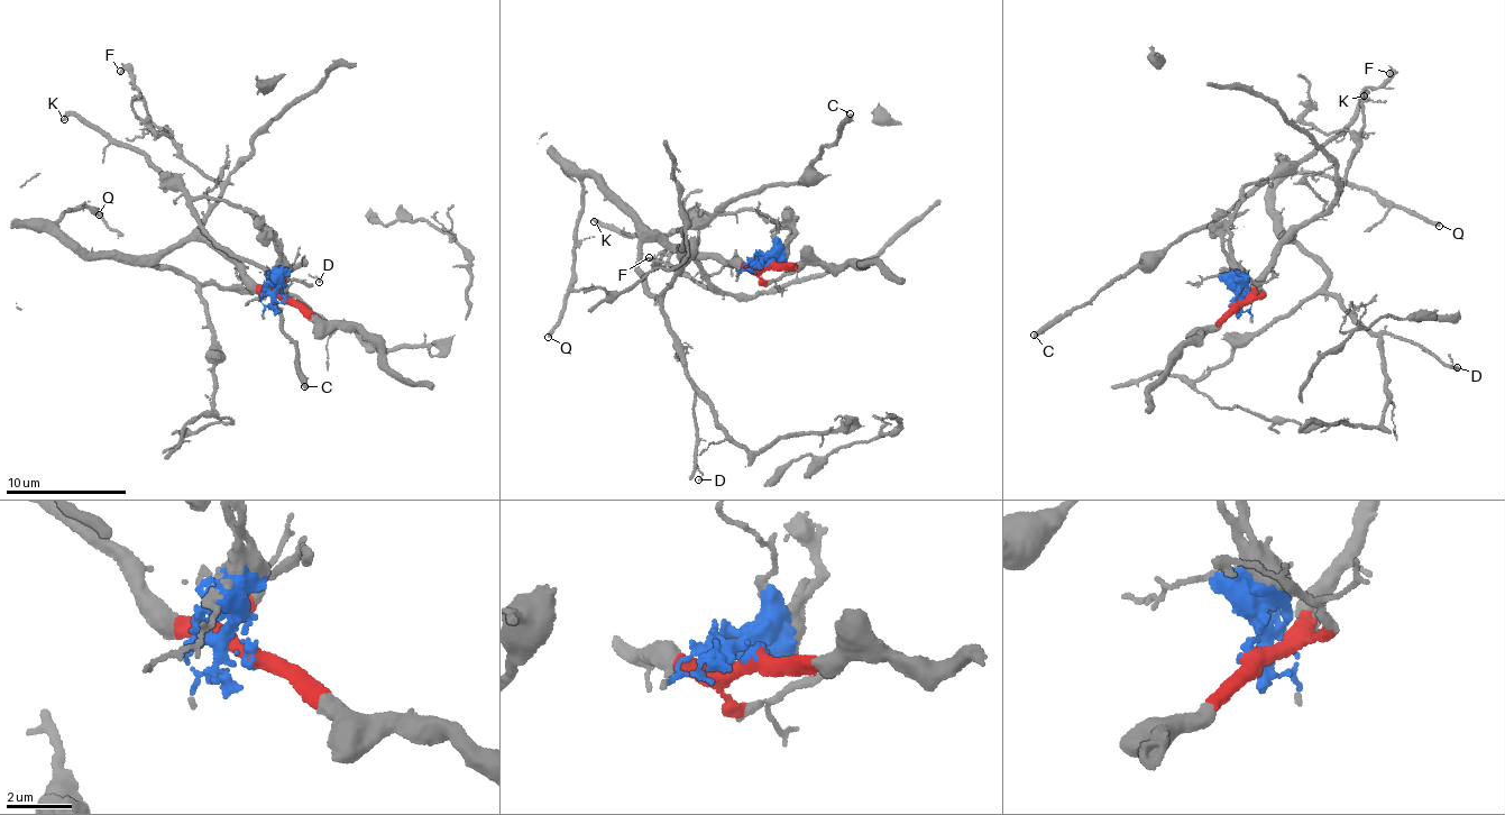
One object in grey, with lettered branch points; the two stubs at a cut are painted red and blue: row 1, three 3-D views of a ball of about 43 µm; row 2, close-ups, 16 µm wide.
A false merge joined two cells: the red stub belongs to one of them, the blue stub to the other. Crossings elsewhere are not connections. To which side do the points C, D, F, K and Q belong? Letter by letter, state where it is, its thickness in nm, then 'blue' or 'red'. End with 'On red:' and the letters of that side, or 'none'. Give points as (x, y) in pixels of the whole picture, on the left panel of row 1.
C: place (304, 386); calibre 360 nm; blue
D: place (319, 282); calibre 90 nm; red
F: place (120, 71); calibre 360 nm; red
K: place (64, 119); calibre 320 nm; blue
Q: place (99, 214); calibre 240 nm; red
On red: D, F, Q

